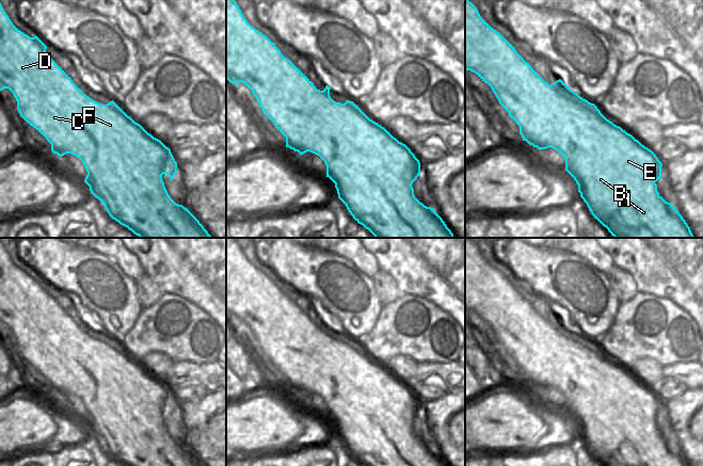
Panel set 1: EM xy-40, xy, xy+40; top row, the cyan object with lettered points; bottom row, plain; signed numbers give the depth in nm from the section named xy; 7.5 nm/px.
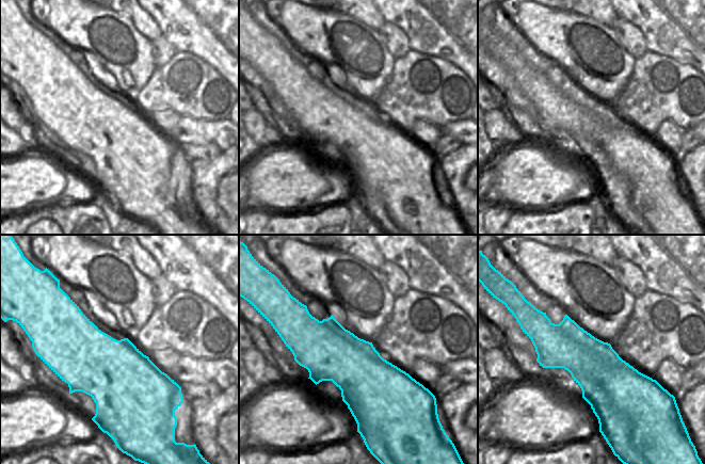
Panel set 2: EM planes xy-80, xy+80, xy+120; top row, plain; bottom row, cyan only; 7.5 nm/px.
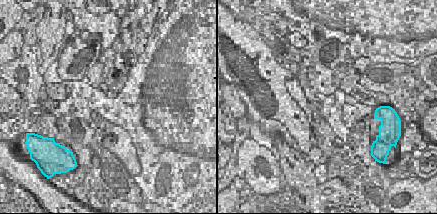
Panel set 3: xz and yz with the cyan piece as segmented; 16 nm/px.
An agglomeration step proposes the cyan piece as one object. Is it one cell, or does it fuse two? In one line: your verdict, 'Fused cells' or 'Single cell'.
Single cell.

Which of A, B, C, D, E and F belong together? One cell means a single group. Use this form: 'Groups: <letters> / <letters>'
Groups: A B C D E F.

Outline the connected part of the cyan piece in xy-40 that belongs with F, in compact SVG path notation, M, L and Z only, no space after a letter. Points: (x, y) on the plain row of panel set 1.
M0 242L0 330L9 327L16 340L20 355L33 367L35 367L50 383L51 390L62 396L66 392L76 395L84 404L87 414L84 421L90 425L91 432L98 437L105 445L109 454L125 466L204 466L199 460L182 444L176 443L169 434L162 414L166 413L171 419L177 412L177 401L171 388L160 379L154 376L140 363L128 355L113 339L107 343L101 343L86 335L70 318L70 316L46 292L47 285L35 274L30 276L18 269Z

